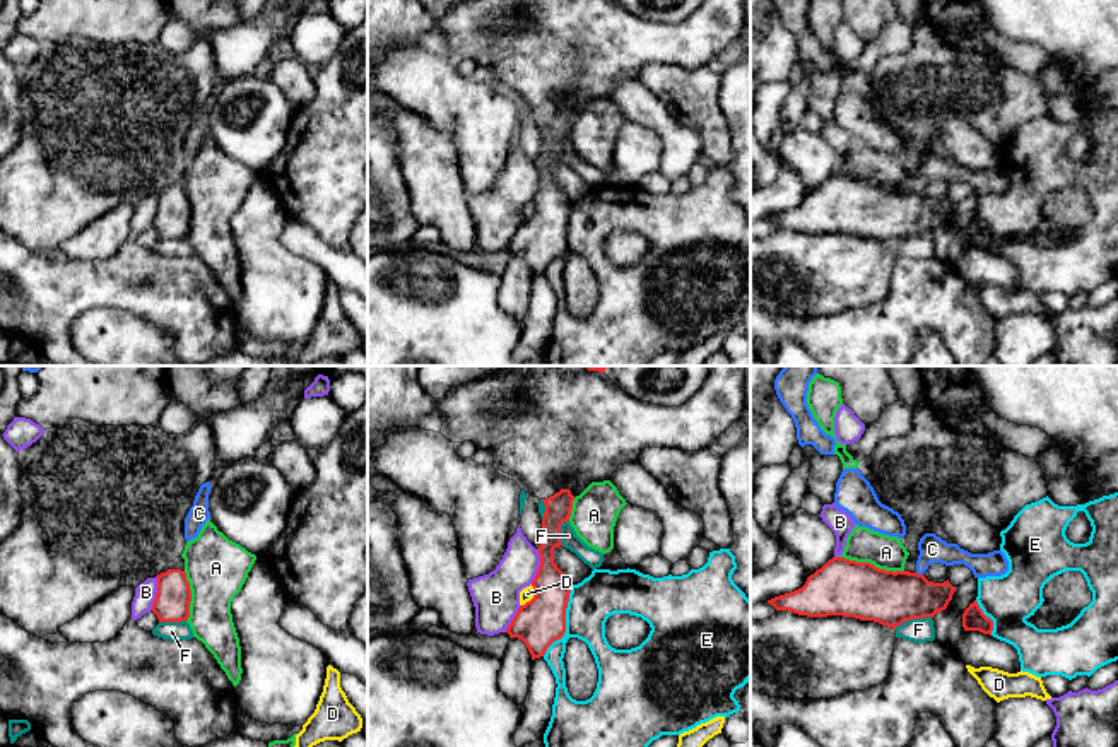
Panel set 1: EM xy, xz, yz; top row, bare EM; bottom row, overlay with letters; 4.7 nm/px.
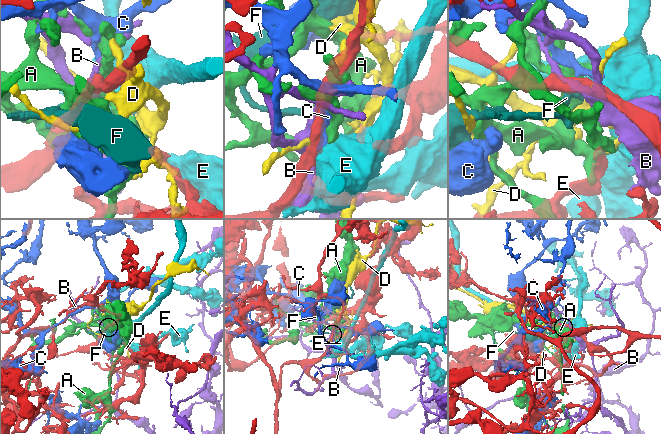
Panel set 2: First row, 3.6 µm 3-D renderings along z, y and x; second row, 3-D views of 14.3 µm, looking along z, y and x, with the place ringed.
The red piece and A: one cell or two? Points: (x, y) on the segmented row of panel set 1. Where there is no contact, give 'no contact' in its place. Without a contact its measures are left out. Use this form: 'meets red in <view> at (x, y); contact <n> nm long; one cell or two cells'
meets red in yz at (872, 564); contact 320 nm long; one cell

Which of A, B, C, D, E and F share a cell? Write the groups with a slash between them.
A / B / C / D / E / F

